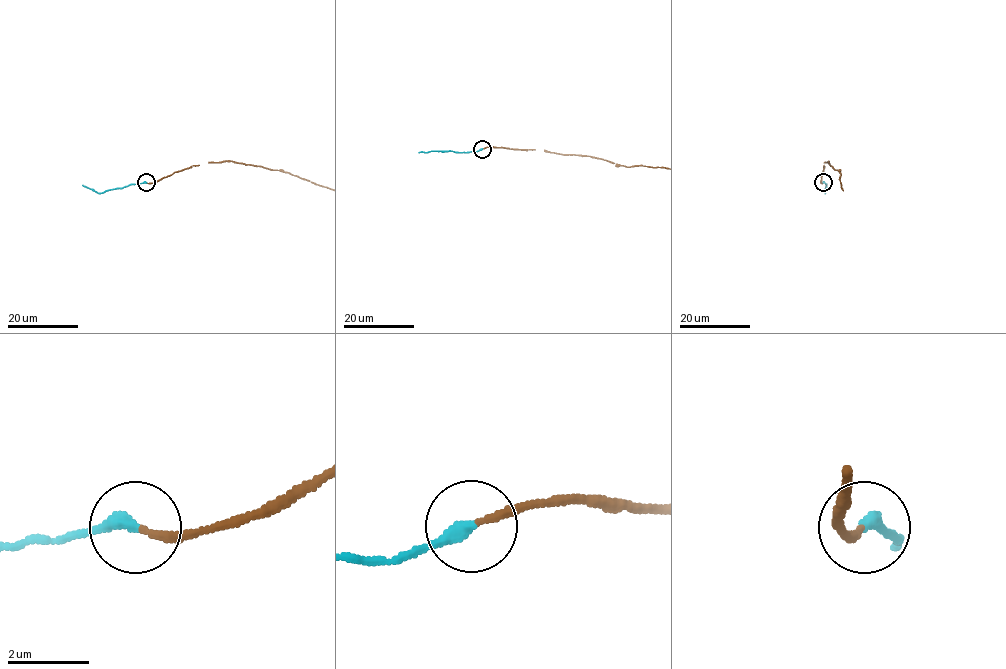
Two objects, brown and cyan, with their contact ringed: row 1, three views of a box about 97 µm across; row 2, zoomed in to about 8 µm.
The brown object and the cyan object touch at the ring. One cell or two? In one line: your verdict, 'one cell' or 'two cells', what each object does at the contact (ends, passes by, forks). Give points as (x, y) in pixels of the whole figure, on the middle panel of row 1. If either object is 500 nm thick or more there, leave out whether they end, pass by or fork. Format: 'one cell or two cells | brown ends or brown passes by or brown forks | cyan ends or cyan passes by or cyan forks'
one cell | brown ends | cyan ends

